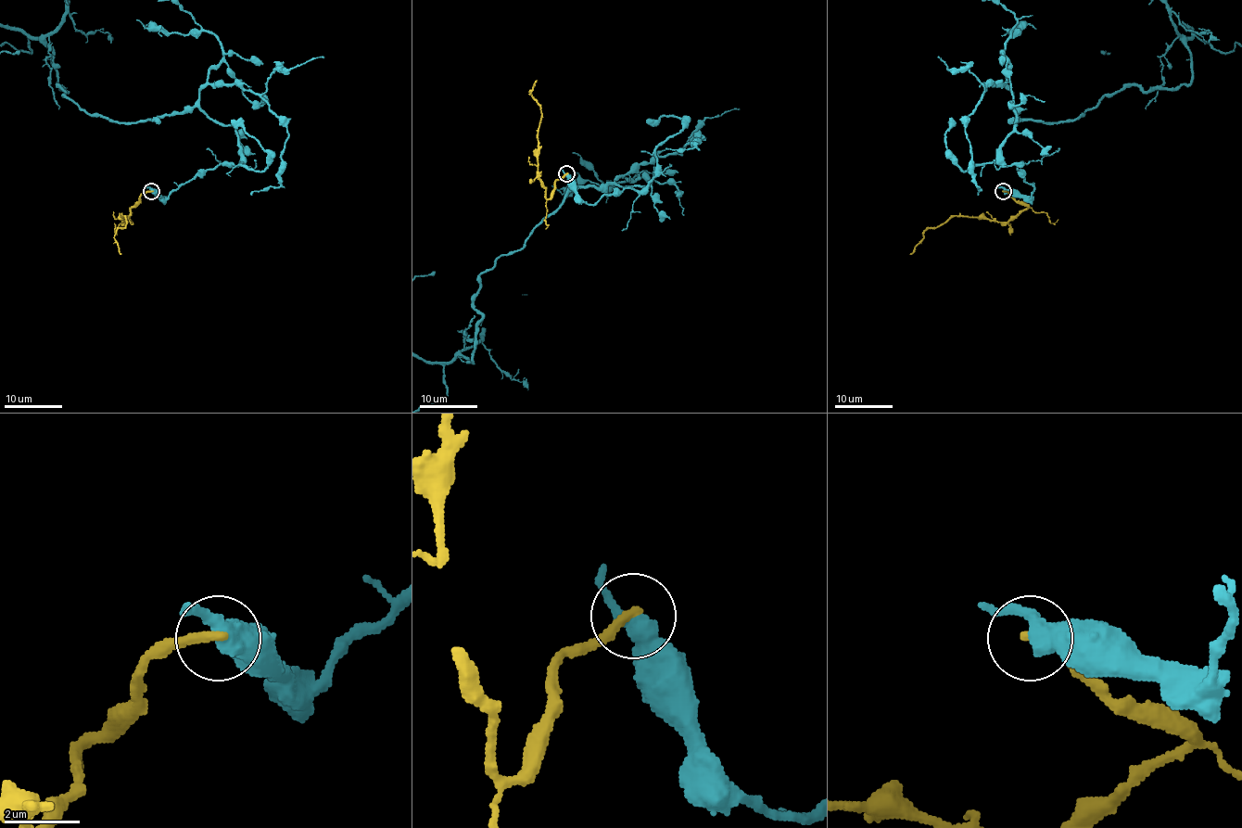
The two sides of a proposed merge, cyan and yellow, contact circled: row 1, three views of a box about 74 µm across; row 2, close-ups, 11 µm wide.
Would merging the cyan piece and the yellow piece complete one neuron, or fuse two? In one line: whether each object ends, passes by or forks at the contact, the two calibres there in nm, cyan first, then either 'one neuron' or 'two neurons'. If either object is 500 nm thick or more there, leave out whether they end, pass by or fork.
cyan passes by; yellow ends there; 480 nm thick on the cyan side, 280 nm on the other; two neurons

